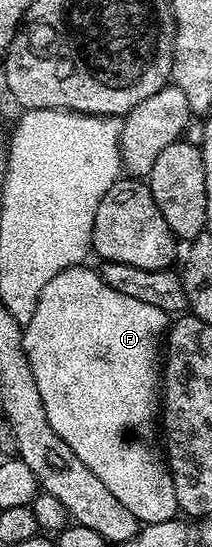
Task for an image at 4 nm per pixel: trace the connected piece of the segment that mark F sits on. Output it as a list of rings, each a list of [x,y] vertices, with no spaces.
[[[90,265],[71,266],[65,272],[57,272],[45,289],[41,291],[41,300],[37,300],[37,312],[33,312],[33,320],[29,320],[23,326],[23,347],[29,360],[29,368],[33,368],[33,380],[37,380],[37,392],[41,392],[41,404],[45,404],[45,416],[49,416],[49,424],[53,424],[53,432],[77,452],[77,460],[133,512],[133,516],[139,519],[140,523],[160,522],[176,517],[180,513],[177,504],[177,492],[173,488],[171,471],[167,469],[165,454],[162,449],[155,447],[157,442],[157,419],[161,414],[161,347],[165,342],[165,335],[169,329],[169,316],[161,308],[153,308],[153,304],[145,304],[141,300],[133,300],[130,296],[124,296],[109,288],[105,280],[101,280],[98,269]]]

